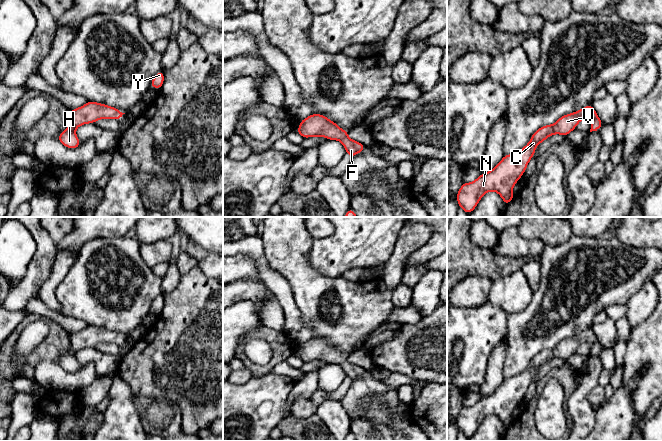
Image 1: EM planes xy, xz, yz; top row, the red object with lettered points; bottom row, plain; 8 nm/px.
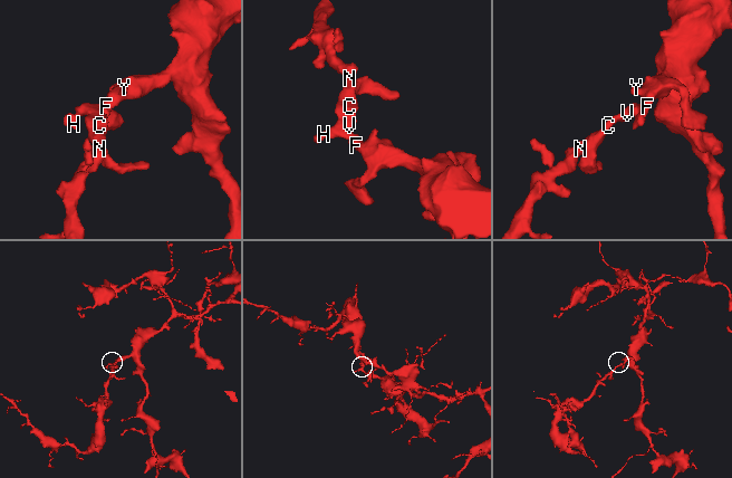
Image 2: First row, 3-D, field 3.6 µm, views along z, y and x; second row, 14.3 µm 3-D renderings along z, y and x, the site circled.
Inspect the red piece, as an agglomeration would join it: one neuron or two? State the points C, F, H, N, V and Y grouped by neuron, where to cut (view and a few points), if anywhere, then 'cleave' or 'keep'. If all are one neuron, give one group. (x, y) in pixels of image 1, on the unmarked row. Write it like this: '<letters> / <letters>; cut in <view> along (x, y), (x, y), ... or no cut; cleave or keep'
C F H N V Y; no cut; keep

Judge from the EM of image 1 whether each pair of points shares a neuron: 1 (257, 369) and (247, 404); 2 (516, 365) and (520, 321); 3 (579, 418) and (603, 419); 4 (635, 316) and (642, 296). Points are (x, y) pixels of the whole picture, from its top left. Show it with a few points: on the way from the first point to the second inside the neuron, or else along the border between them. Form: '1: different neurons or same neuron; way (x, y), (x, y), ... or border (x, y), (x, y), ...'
1: different neurons; border (270, 371), (253, 377)
2: same neuron; way (518, 354), (518, 332)
3: different neurons; border (596, 413), (594, 427), (591, 430)
4: same neuron; way (637, 311), (642, 301)

